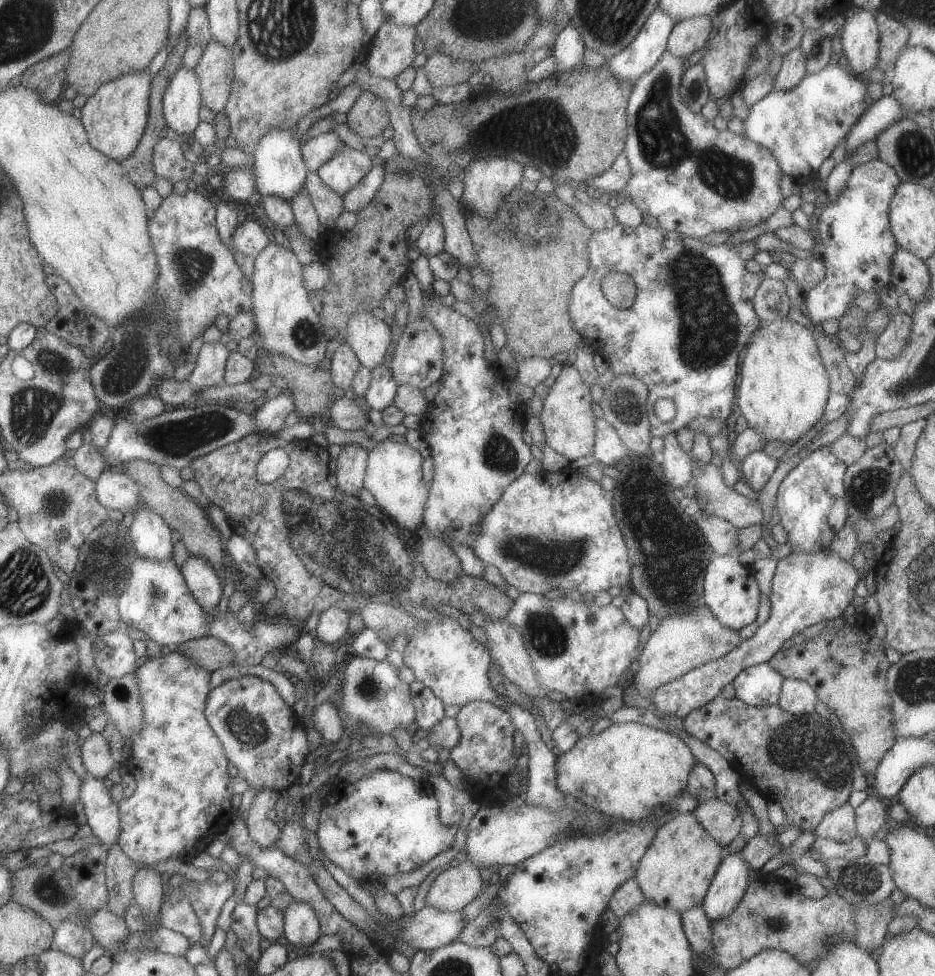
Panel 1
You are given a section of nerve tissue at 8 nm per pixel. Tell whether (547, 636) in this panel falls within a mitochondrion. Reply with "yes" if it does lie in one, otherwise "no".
yes

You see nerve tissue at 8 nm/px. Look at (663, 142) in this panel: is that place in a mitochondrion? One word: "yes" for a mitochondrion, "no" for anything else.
yes

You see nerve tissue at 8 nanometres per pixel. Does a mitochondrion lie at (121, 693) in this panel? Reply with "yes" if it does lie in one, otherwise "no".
yes

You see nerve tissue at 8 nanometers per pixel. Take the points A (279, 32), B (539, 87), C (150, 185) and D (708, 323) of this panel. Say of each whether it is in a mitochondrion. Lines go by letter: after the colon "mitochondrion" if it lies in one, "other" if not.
A: mitochondrion
B: other
C: other
D: mitochondrion

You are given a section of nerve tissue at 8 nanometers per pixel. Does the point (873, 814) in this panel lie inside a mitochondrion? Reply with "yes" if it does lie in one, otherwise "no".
no

